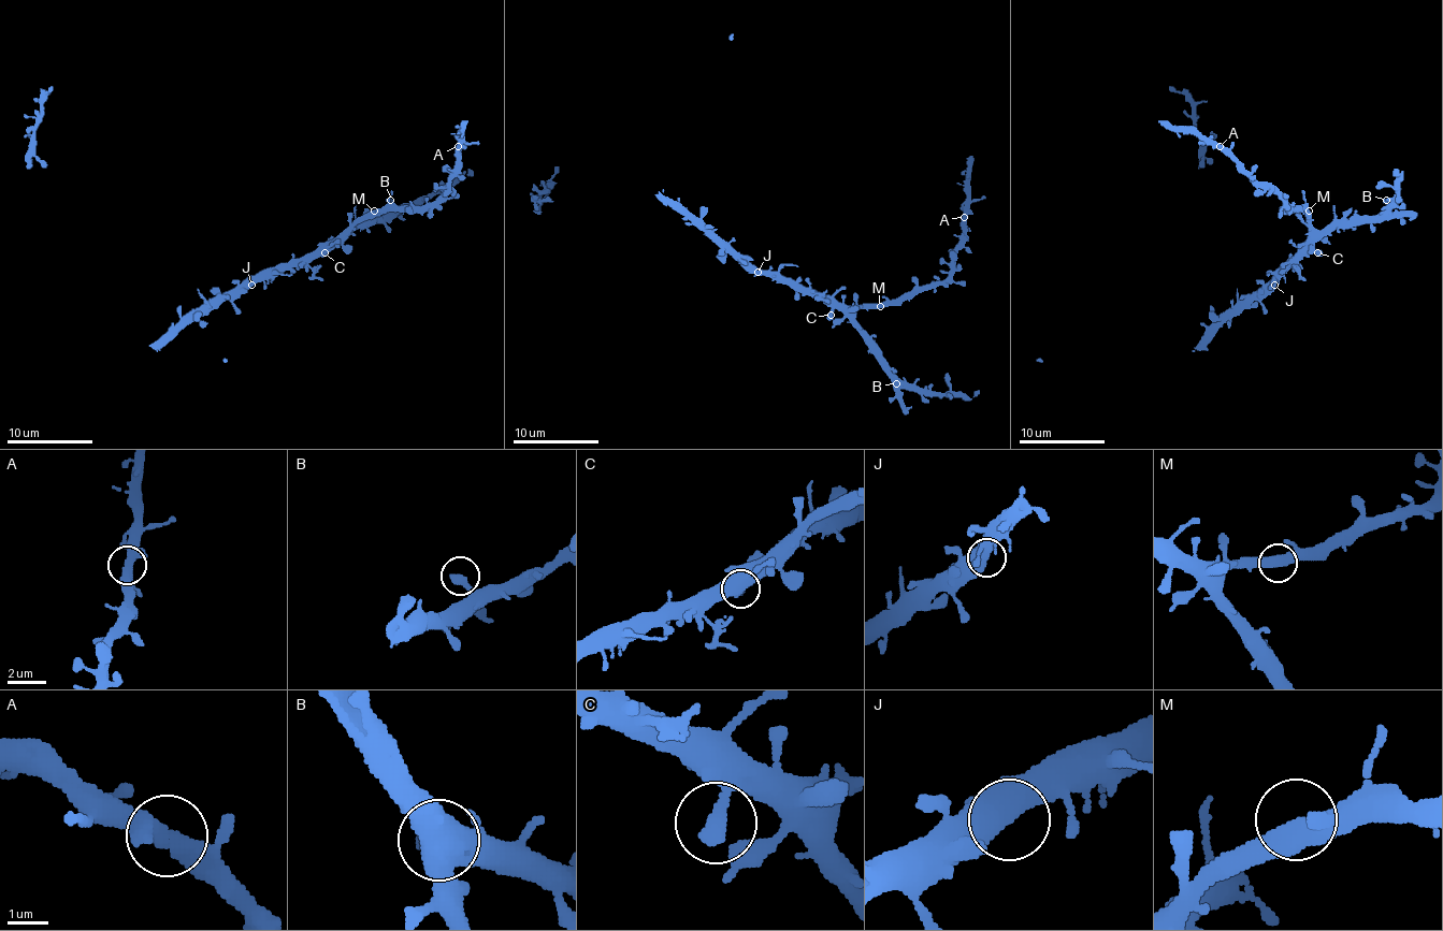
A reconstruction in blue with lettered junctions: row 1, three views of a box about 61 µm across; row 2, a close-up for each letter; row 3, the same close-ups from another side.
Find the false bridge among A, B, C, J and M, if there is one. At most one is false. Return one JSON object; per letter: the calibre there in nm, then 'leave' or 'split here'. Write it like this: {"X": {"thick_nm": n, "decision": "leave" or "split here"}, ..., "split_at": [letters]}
{"A": {"thick_nm": 480, "decision": "leave"}, "B": {"thick_nm": 480, "decision": "leave"}, "C": {"thick_nm": 500, "decision": "leave"}, "J": {"thick_nm": 600, "decision": "leave"}, "M": {"thick_nm": 500, "decision": "leave"}, "split_at": []}

